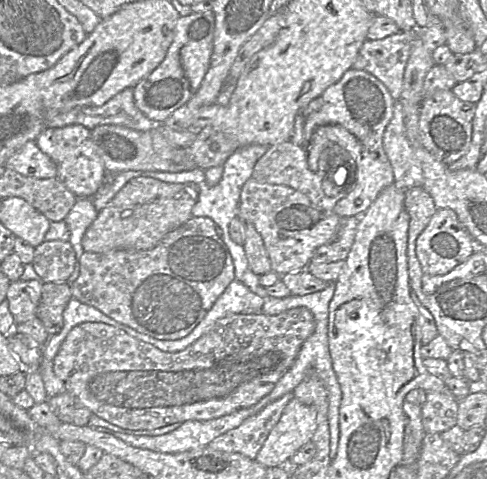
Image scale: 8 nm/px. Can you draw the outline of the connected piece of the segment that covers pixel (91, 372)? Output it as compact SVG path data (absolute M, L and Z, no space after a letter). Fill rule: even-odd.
M305 307L292 308L278 315L266 315L263 313L230 314L217 320L210 330L184 350L172 353L164 352L149 343L140 341L118 327L101 322L84 322L72 328L68 333L54 358L53 370L55 375L64 383L65 391L78 398L93 414L121 428L152 430L177 422L211 420L255 405L274 389L281 377L291 368L303 343L313 334L314 330L314 316Z

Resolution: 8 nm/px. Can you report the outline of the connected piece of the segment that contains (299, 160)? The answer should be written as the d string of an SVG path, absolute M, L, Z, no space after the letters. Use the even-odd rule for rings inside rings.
M290 140L270 146L256 162L251 177L261 183L293 188L305 194L315 206L325 211L334 211L336 203L344 199L351 190L350 182L348 187L344 189L342 185L336 187L329 181L331 187L338 190L338 194L335 196L327 196L323 190L324 176L317 176L316 172L310 170L305 150L303 147L293 144Z

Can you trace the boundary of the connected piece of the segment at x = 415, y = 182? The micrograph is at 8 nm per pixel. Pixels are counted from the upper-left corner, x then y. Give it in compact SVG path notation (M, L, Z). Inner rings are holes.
M400 100L395 101L393 117L385 129L383 148L393 168L395 186L404 190L423 186L422 165L407 139Z

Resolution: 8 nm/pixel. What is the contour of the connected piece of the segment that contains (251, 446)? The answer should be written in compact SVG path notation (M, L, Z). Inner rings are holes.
M293 392L286 393L257 414L245 419L238 427L213 439L207 446L214 450L239 453L255 459L271 430L280 420L285 407L294 398Z

